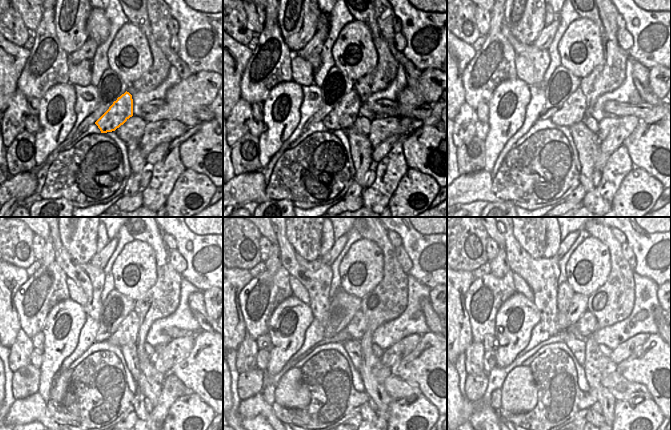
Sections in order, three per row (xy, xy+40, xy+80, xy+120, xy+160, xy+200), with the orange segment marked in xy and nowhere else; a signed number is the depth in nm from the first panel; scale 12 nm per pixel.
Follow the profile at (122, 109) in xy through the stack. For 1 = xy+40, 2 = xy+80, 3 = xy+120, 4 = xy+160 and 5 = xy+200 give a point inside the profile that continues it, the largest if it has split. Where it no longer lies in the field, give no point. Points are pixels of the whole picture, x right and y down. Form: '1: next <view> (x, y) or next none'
1: next xy+40 (343, 116)
2: next xy+80 (573, 110)
3: next xy+120 (126, 334)
4: next xy+160 (356, 328)
5: next xy+200 (587, 324)

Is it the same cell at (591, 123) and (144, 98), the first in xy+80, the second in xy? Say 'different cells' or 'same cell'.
different cells

